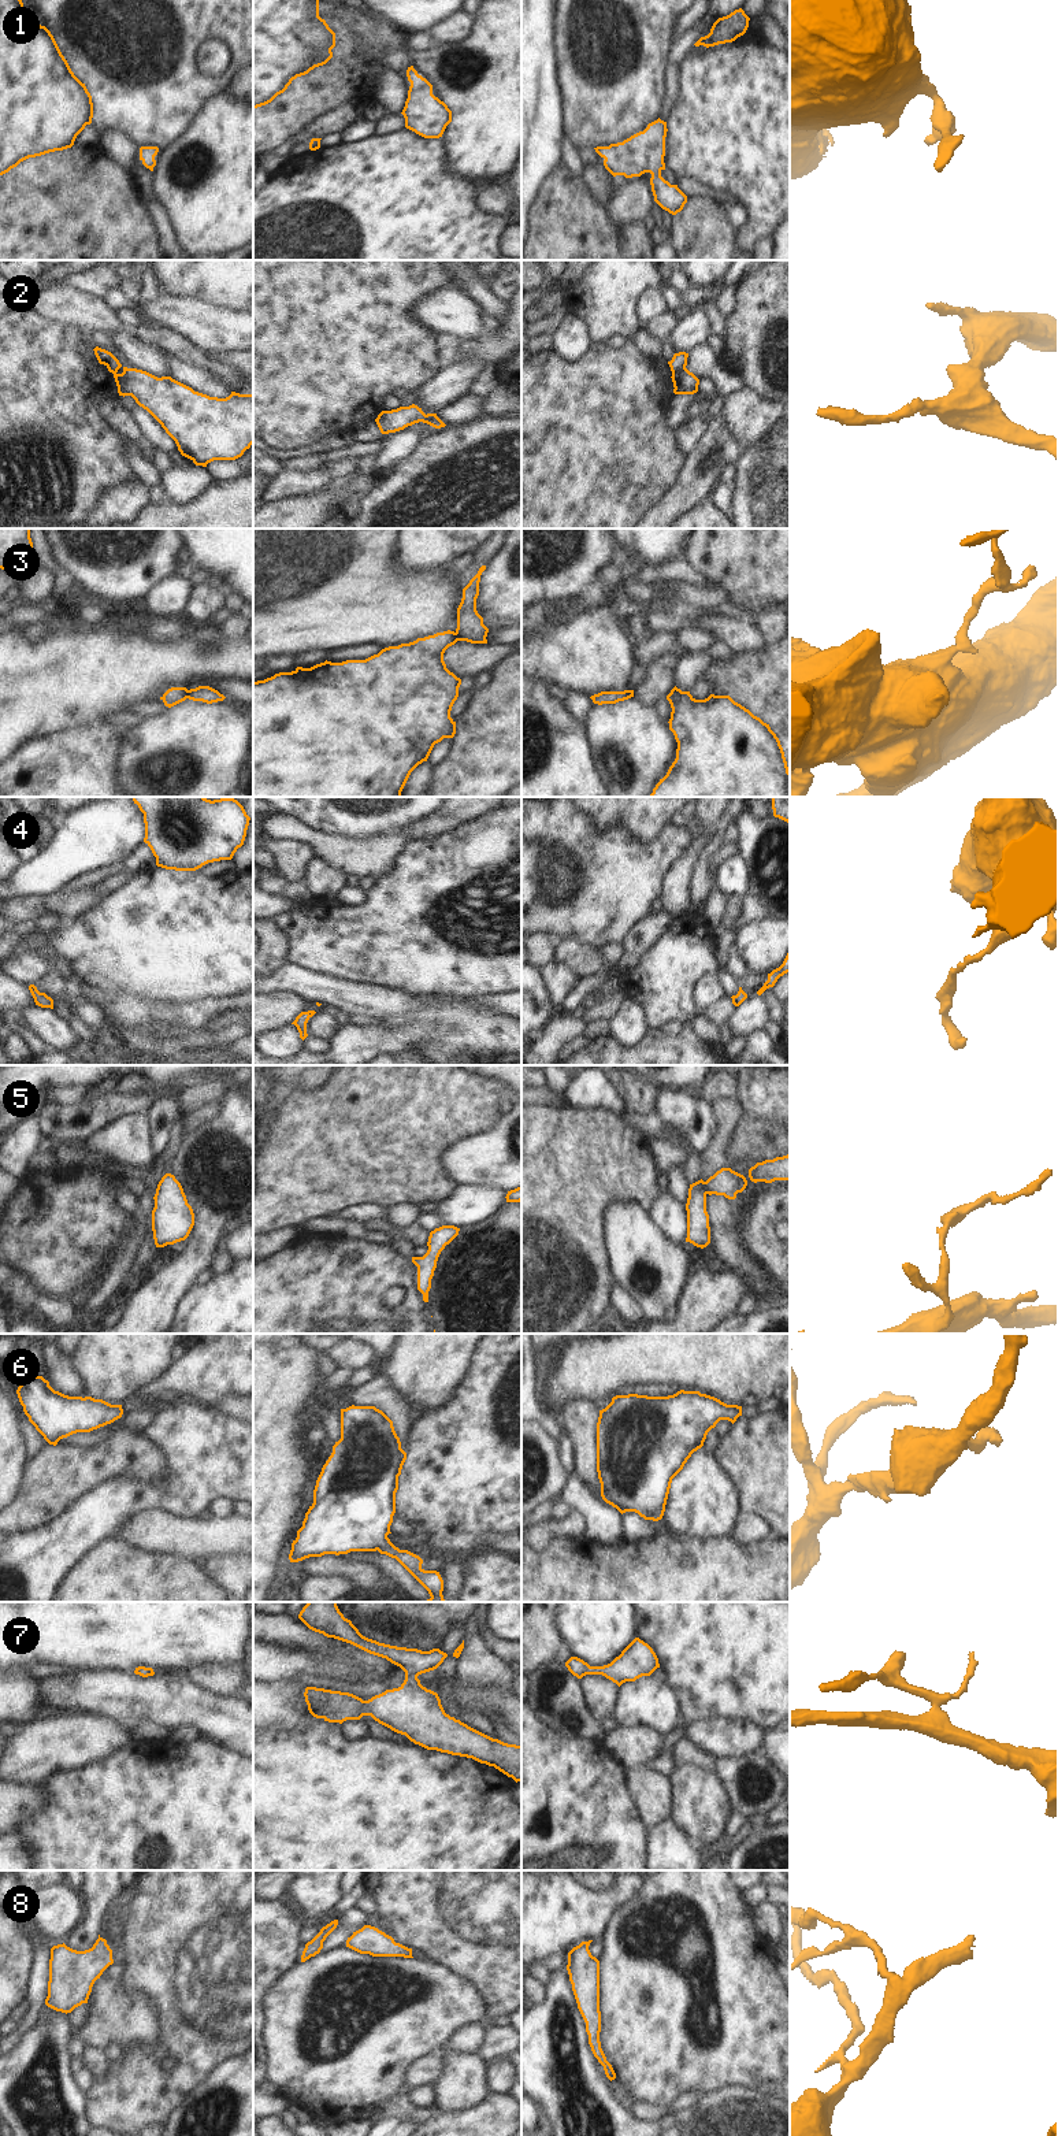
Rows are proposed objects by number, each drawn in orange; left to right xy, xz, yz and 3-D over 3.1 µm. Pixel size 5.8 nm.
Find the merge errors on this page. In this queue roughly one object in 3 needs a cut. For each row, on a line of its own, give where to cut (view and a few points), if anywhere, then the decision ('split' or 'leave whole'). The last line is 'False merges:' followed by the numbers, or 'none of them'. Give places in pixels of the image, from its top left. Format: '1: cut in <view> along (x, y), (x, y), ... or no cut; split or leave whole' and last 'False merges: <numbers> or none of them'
1: no cut; leave whole
2: cut in yz along (685, 367), (672, 374); split
3: cut in xy along (189, 690), (186, 697); split
4: no cut; leave whole
5: no cut; leave whole
6: no cut; leave whole
7: no cut; leave whole
8: no cut; leave whole
False merges: 2, 3

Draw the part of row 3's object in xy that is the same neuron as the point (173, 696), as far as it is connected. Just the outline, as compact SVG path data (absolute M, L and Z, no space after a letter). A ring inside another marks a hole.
M171 687L168 689L160 700L164 702L166 707L171 708L188 698L188 689L186 687Z

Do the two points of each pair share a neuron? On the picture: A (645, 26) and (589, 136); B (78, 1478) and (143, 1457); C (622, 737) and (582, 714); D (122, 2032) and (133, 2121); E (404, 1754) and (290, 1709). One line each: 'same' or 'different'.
A: same
B: same
C: different
D: different
E: different

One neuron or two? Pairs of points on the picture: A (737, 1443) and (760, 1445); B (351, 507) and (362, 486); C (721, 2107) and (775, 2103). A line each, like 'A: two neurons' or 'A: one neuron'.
A: one neuron
B: one neuron
C: one neuron

